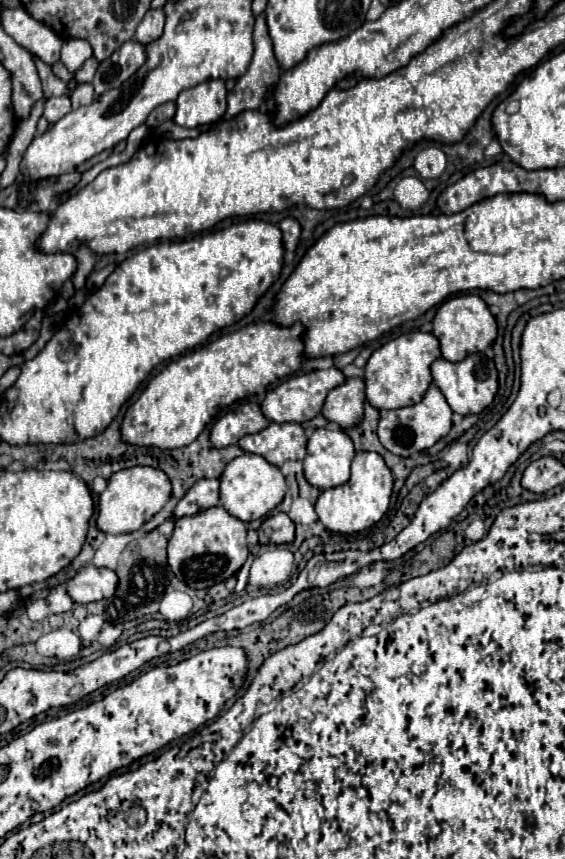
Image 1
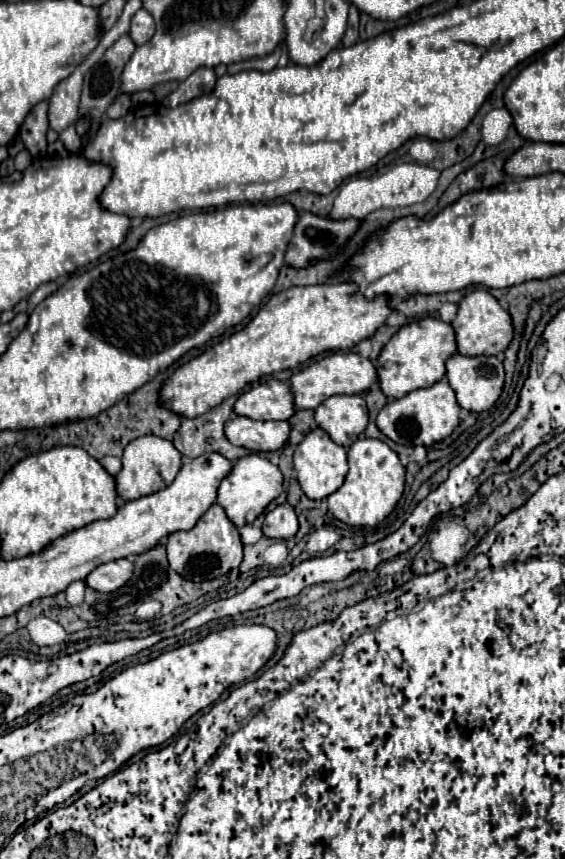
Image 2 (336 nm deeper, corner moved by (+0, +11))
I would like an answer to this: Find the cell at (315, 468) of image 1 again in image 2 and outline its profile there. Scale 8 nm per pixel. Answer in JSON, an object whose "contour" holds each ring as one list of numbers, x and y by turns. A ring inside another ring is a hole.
{"contour":[[316,427,310,433,306,433,304,439,302,439,302,443,296,447,296,451,294,451,294,469,296,469,298,483,300,483,302,491,310,499,322,501,324,497,328,497,330,493,334,493,344,483,344,477,348,473,346,449,342,445,334,443,330,439,330,435,322,427]]}

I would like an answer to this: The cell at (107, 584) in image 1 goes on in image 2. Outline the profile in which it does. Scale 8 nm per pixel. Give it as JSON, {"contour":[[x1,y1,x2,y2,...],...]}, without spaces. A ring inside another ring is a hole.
{"contour":[[116,559,116,561,108,561,98,565,88,577,86,577,86,585,92,587,94,591,116,591,118,587,122,587,132,575,132,561,128,559]]}

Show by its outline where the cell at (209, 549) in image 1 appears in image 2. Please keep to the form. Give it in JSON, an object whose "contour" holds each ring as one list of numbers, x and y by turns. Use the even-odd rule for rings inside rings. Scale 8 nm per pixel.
{"contour":[[214,503,190,531,172,533,167,539,166,552,170,567,190,581,206,581,222,577,242,563,240,533,218,503]]}

